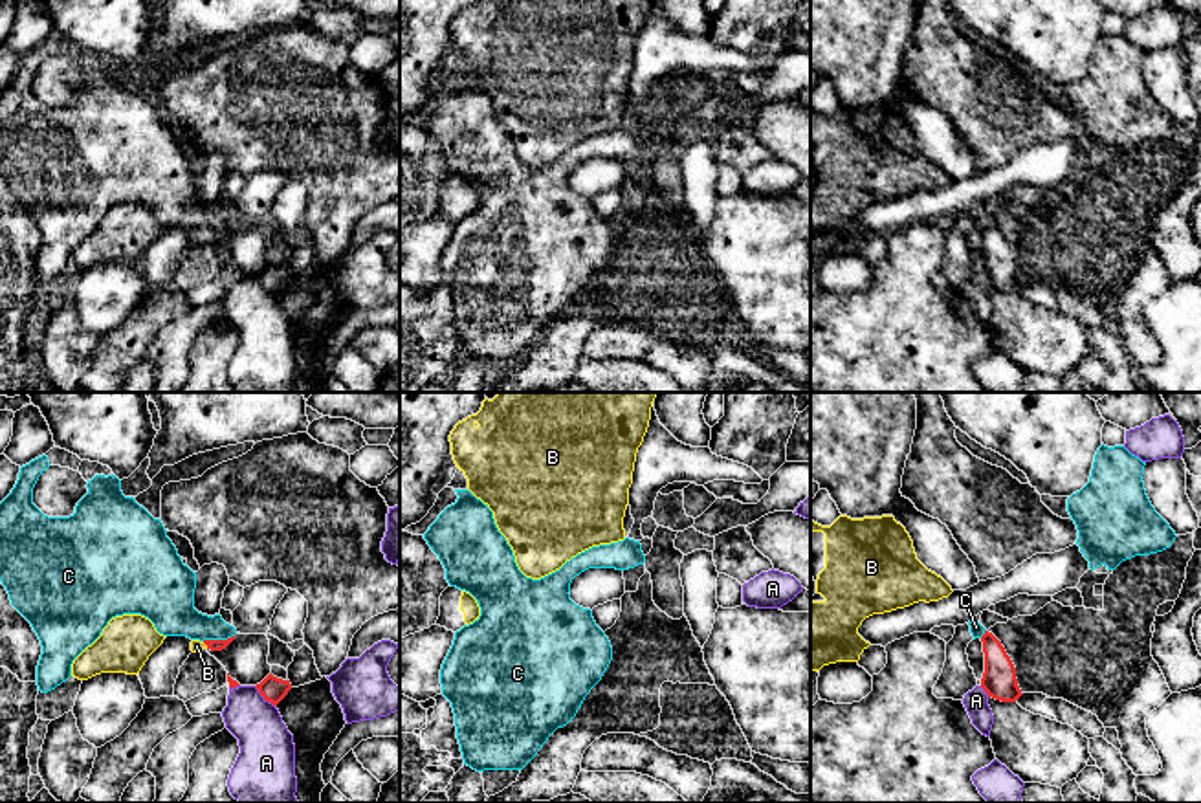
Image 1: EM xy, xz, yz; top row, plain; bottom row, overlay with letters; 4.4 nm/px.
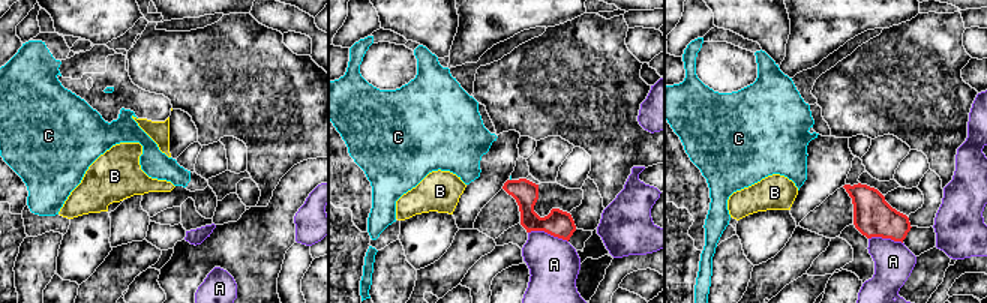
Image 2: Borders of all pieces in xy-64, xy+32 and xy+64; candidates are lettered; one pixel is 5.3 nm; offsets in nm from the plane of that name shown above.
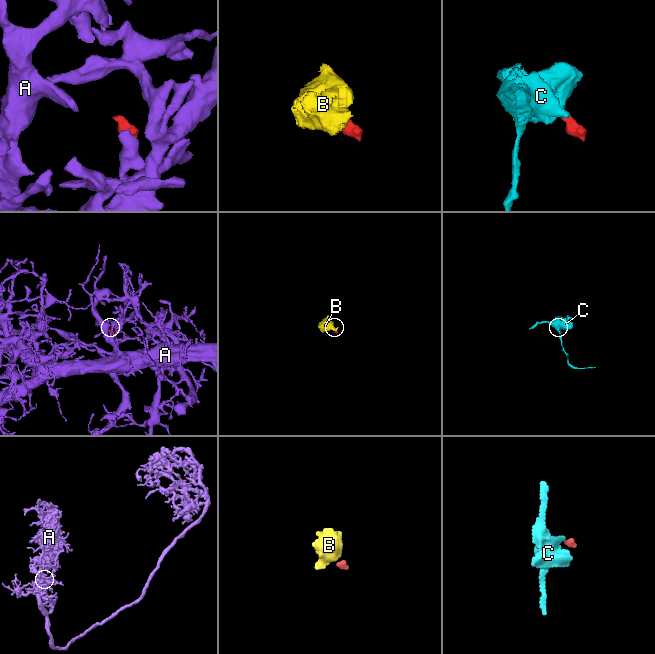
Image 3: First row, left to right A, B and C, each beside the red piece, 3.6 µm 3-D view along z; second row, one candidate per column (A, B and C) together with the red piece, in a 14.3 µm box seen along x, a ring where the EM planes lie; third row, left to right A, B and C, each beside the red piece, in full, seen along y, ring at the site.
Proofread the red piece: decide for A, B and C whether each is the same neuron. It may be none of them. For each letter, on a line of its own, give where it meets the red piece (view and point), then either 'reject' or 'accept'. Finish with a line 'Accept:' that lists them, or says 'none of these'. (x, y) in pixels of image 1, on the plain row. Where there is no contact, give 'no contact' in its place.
A: meets red in xy at (264, 286); reject
B: meets red in xy at (206, 233); accept
C: meets red in xy at (219, 230); reject
Accept: B

